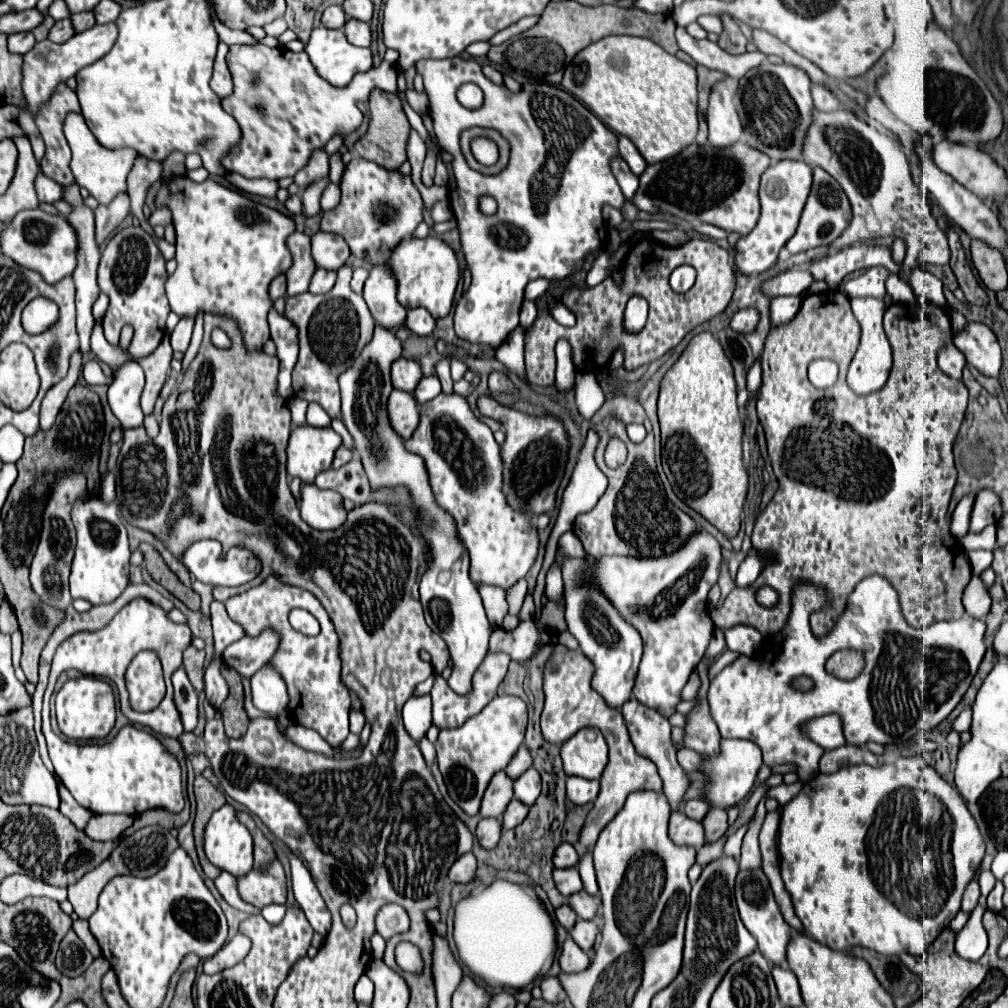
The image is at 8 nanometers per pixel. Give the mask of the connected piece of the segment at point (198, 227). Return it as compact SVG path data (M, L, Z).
M174 177L162 183L162 189L156 199L156 207L168 205L174 215L176 229L176 261L178 267L174 275L166 281L166 295L170 301L170 309L180 317L196 317L196 311L204 313L222 313L230 315L238 321L240 331L244 335L246 347L262 347L270 339L270 329L266 321L266 313L272 307L268 299L268 281L278 273L286 273L292 265L292 257L288 257L288 247L284 245L288 233L294 233L294 221L266 205L254 203L242 193L222 187L212 179L204 183L194 183L188 177Z

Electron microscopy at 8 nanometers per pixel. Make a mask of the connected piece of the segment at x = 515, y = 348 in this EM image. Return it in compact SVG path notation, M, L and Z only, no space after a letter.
M518 327L512 331L506 341L496 349L496 359L506 367L506 371L514 373L522 381L526 381L526 371L524 371L524 329Z

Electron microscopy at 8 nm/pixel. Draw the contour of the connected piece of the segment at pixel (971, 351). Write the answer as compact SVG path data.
M968 323L964 333L954 337L954 345L964 353L968 365L986 377L998 377L1002 367L1002 353L996 335L984 323Z

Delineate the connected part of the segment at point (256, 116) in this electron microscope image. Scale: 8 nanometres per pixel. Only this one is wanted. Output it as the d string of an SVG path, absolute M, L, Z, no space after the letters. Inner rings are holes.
M230 45L228 53L228 67L234 77L234 93L226 99L222 99L222 109L230 113L240 129L242 137L236 145L230 147L228 155L220 161L220 165L228 173L238 173L242 177L264 177L264 179L282 179L282 177L294 177L312 157L316 149L322 149L332 137L356 131L362 125L362 111L356 107L358 101L366 101L370 91L380 87L384 91L396 93L396 69L394 65L382 61L380 67L370 69L366 73L358 73L350 85L346 87L334 87L328 81L324 81L314 65L310 63L306 51L294 53L286 47L266 47L266 45Z

